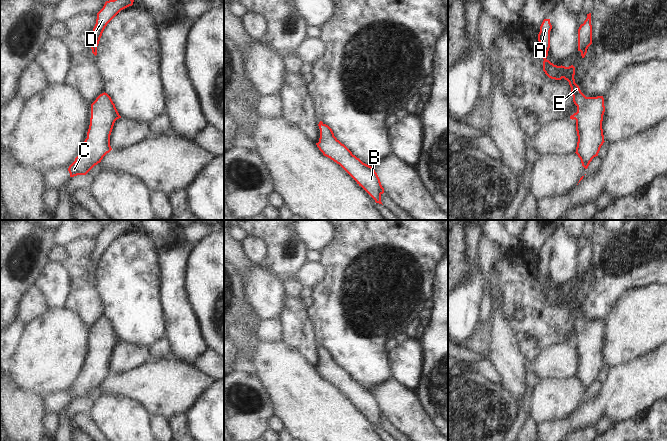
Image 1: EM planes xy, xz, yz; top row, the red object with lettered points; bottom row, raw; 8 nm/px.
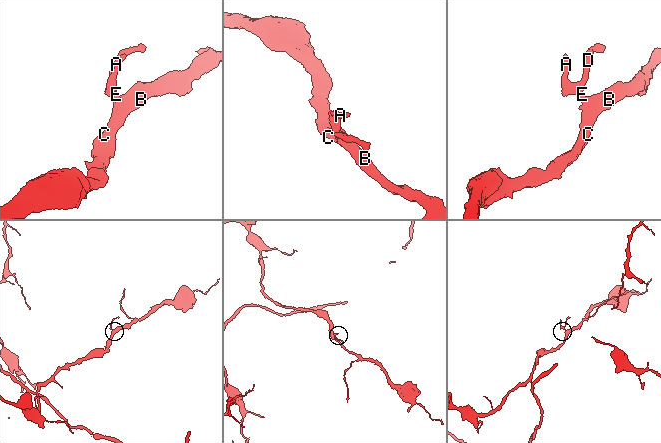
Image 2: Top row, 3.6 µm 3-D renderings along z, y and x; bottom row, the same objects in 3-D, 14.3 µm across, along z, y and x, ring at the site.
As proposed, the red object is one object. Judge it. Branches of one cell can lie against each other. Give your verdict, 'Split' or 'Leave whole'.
Leave whole

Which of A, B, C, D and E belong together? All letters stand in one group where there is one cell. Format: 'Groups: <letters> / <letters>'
Groups: A B C D E

